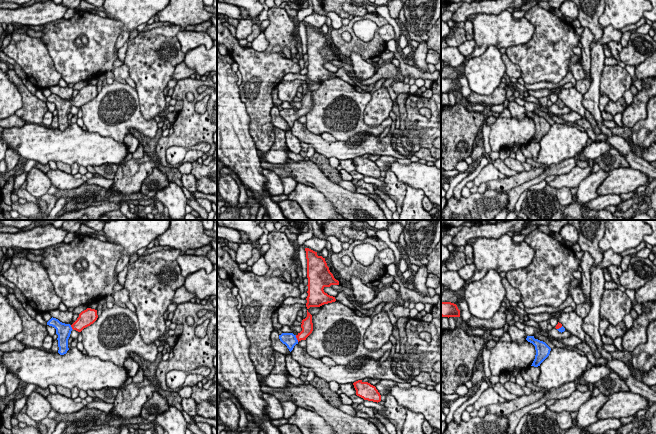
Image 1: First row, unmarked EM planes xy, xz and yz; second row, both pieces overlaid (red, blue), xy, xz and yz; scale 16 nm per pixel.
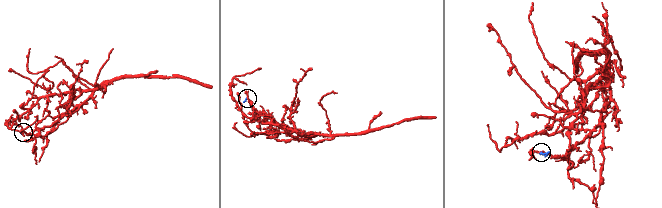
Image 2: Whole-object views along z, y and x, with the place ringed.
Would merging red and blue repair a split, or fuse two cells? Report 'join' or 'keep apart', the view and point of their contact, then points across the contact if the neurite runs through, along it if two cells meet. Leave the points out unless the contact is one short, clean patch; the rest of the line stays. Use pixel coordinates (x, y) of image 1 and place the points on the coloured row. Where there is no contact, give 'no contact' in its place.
join; meets red in xz at (296, 337); runs through xz (307, 326), (307, 329), (296, 337), (289, 339)

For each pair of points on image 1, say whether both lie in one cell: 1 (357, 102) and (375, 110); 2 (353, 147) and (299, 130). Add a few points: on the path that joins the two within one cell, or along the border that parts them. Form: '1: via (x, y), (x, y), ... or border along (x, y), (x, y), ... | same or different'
1: border along (371, 94), (363, 121), (375, 127) | different
2: via (340, 148), (324, 148), (312, 139) | same

